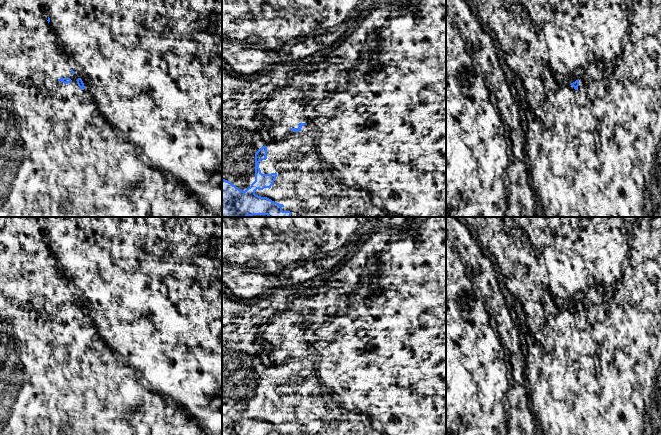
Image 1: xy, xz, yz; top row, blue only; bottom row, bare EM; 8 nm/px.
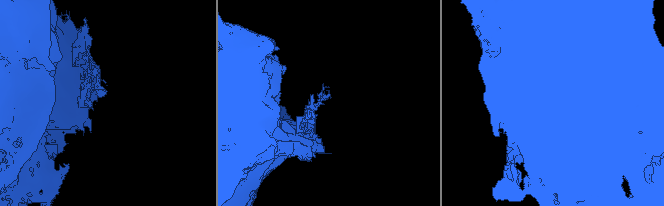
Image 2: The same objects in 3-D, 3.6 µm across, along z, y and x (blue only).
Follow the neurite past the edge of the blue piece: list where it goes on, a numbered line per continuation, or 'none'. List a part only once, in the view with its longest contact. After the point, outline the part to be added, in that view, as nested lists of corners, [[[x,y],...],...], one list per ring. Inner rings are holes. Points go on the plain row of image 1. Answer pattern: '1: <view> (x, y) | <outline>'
none

